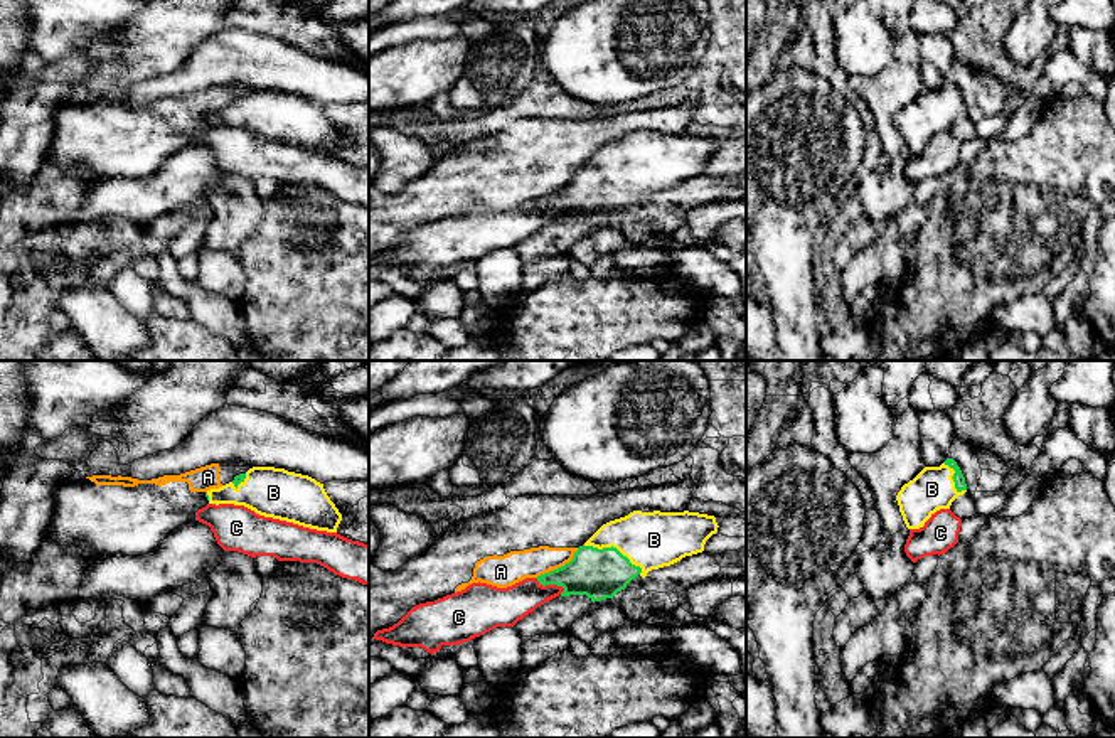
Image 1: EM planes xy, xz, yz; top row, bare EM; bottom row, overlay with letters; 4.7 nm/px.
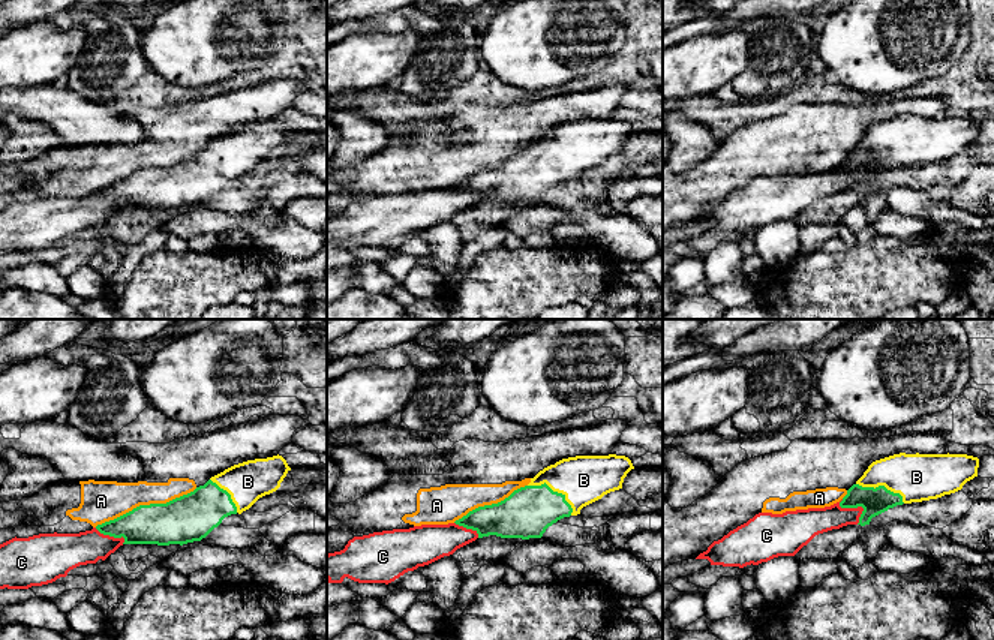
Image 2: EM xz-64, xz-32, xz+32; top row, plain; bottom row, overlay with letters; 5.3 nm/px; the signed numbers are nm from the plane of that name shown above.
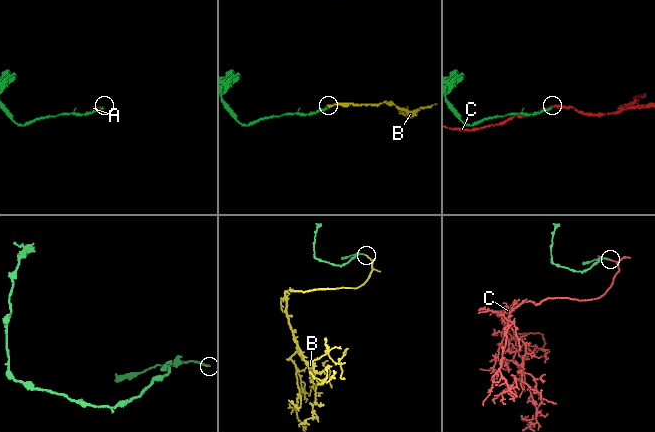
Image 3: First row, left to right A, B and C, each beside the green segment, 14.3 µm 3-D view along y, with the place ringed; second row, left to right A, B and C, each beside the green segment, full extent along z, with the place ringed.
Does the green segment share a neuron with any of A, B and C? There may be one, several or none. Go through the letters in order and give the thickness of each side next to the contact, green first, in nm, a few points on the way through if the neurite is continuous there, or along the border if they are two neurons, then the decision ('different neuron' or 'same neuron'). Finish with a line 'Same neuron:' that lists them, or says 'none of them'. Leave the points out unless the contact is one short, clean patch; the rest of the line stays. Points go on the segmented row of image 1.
A: 240 nm thick on the green side, 150 nm on the other; different neuron
B: 240 nm thick on the green side, 280 nm on the other; runs through xz (598, 573), (612, 556), (612, 546), (630, 546), (654, 540); same neuron
C: 240 nm thick on the green side, 180 nm on the other; different neuron
Same neuron: B

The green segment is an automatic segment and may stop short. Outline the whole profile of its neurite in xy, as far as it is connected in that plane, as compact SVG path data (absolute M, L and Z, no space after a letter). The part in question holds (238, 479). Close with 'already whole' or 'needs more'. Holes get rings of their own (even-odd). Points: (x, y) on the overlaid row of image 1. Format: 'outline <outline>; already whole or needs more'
outline M253 467L232 482L205 492L209 504L244 505L259 516L337 532L342 514L323 484L285 468Z; needs more

